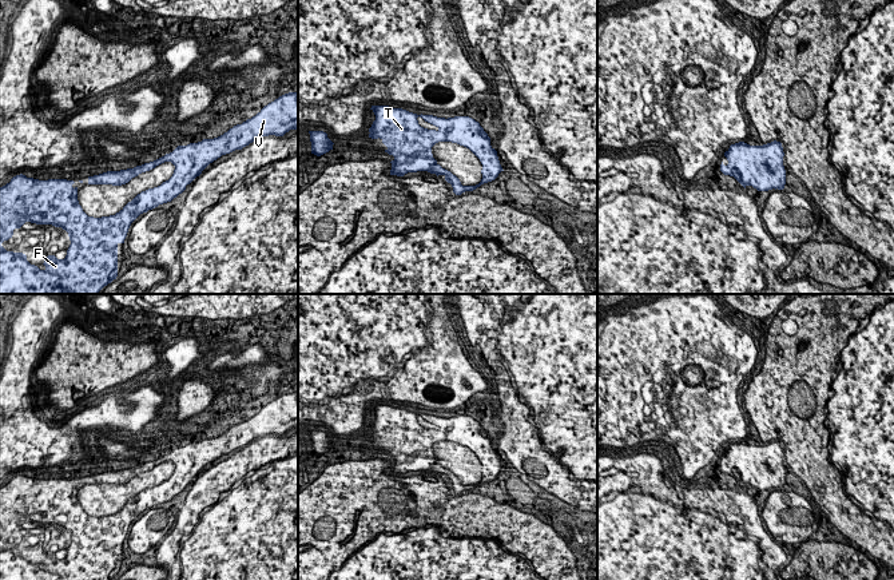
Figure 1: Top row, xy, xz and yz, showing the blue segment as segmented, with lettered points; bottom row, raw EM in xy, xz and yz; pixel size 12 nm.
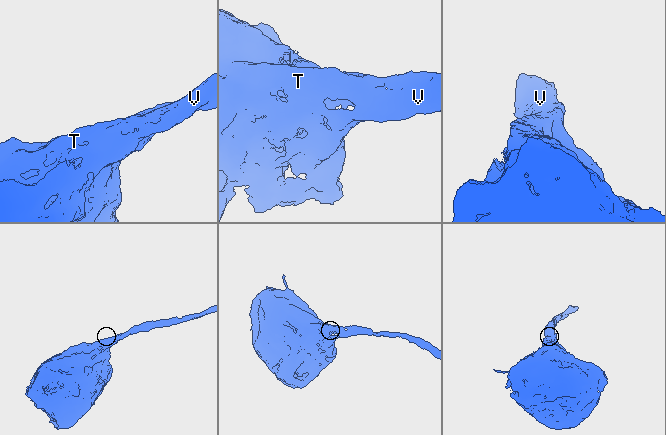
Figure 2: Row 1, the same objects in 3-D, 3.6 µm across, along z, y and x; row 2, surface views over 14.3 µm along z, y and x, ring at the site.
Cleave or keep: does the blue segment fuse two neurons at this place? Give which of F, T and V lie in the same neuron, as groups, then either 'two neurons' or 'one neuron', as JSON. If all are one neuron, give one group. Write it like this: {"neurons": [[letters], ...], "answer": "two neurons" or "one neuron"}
{"neurons": [["F", "T", "V"]], "answer": "one neuron"}

